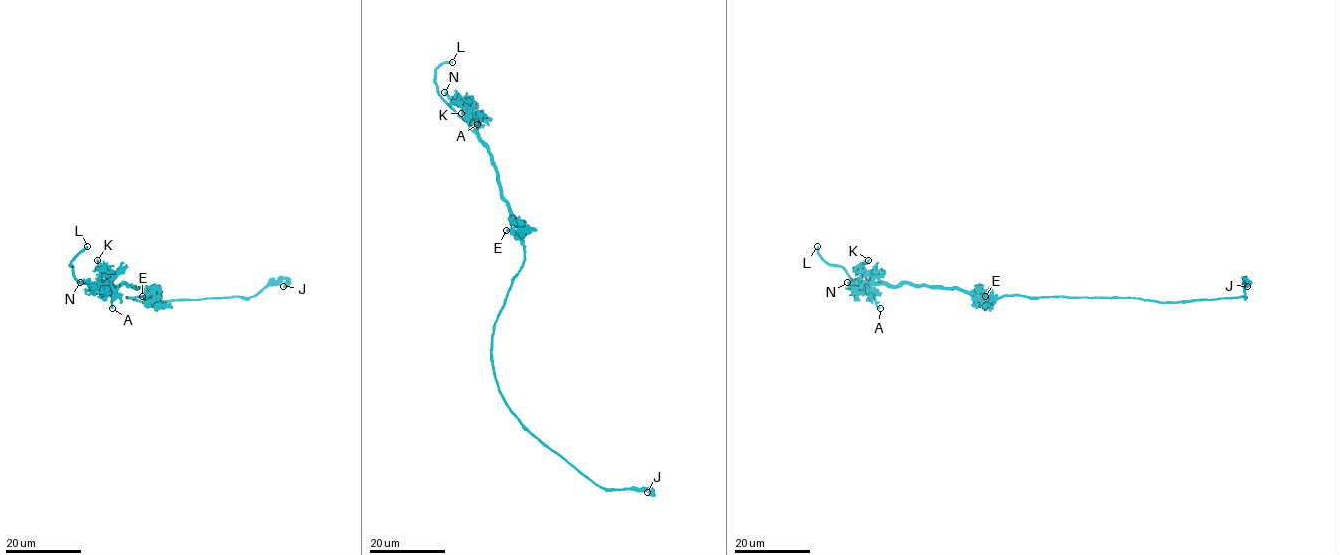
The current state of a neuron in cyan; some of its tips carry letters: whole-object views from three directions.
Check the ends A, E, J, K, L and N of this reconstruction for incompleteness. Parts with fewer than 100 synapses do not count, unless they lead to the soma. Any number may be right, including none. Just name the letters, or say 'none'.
L

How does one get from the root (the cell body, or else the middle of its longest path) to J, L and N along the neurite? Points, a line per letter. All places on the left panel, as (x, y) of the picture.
J: (140, 297), (126, 297), (142, 302), (251, 297), (273, 282), (286, 279), (287, 283), (283, 286)
L: (140, 297), (160, 296), (126, 283), (81, 283), (73, 275), (70, 262), (87, 246)
N: (140, 297), (160, 296), (126, 283), (91, 285), (86, 280), (80, 282)

